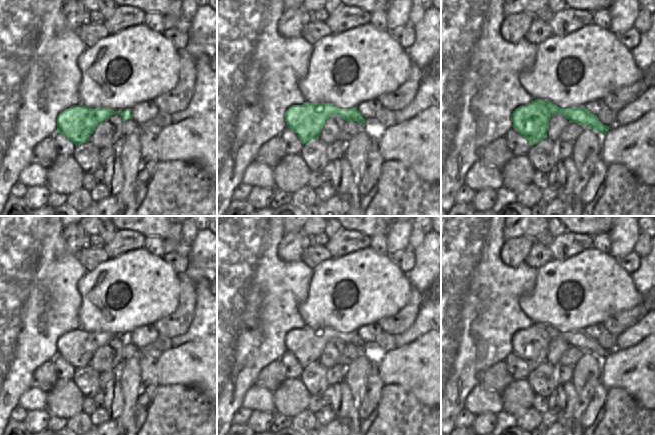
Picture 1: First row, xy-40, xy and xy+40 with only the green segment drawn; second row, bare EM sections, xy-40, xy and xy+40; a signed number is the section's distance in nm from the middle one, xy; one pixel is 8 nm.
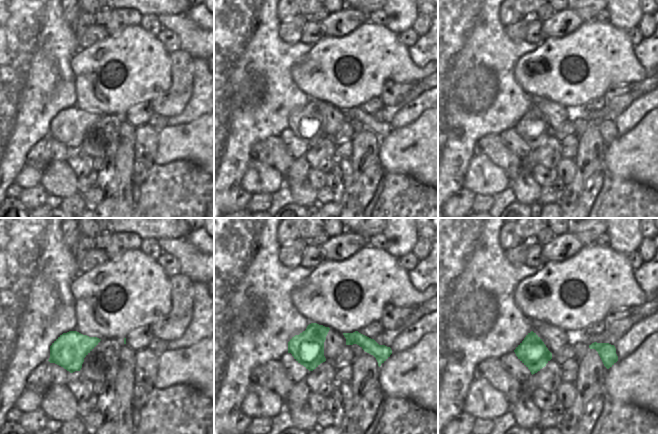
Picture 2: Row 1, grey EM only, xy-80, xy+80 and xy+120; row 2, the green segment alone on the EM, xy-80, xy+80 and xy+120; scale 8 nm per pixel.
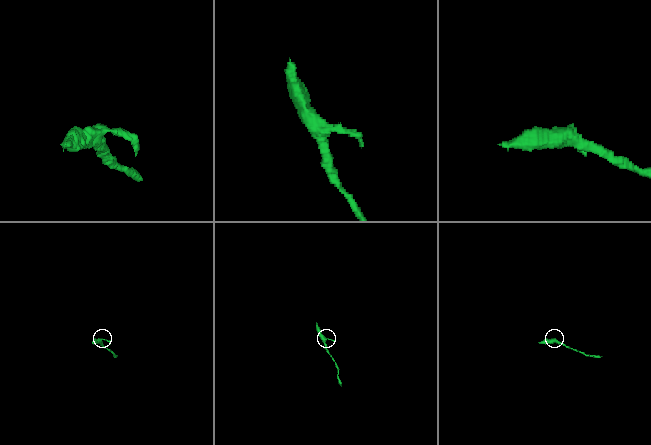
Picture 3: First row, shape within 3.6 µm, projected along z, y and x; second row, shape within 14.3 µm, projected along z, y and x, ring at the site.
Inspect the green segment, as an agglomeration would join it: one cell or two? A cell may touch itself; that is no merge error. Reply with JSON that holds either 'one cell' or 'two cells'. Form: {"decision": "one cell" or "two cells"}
{"decision": "one cell"}

